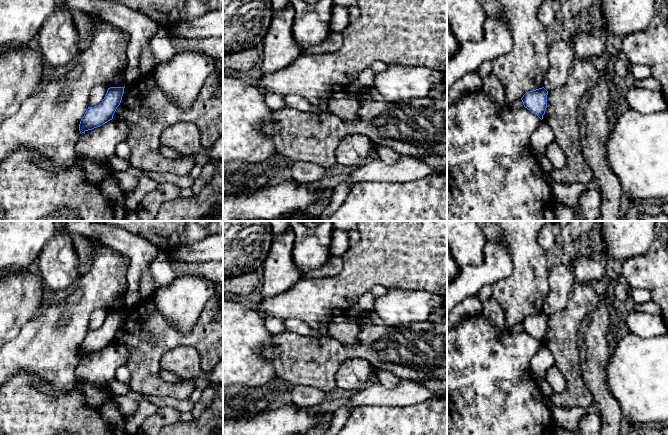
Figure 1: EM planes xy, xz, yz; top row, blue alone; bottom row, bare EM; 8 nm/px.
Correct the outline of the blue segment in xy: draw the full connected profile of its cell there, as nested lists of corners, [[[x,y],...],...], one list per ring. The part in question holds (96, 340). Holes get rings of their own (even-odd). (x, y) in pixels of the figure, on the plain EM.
[[[110,311],[102,326],[94,331],[88,331],[79,348],[80,357],[100,351],[113,343],[113,339],[120,329],[124,311]]]

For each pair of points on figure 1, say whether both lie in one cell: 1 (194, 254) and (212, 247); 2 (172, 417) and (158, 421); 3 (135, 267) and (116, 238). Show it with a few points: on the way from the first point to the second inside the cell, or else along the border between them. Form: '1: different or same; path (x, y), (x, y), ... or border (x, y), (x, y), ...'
1: same; path (198, 252), (208, 249)
2: same; path (169, 417), (161, 419)
3: same; path (135, 260), (135, 257), (123, 245)

